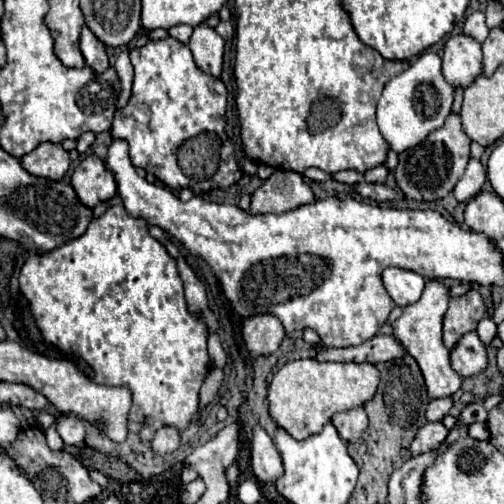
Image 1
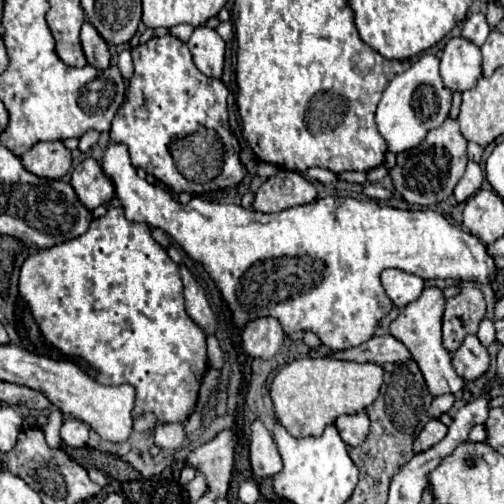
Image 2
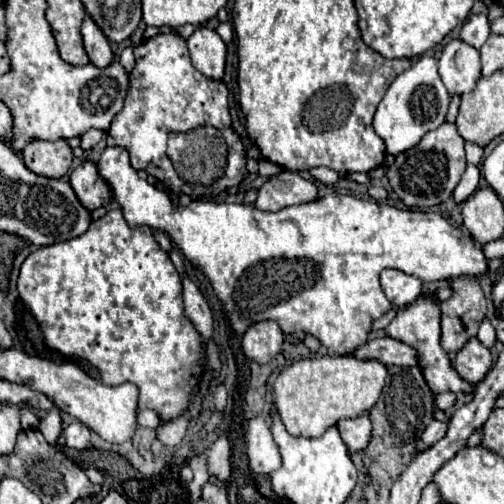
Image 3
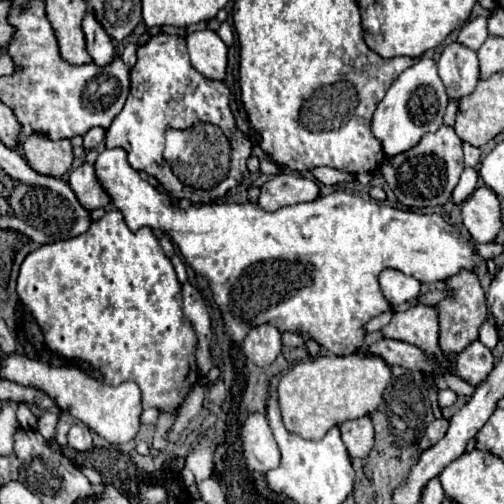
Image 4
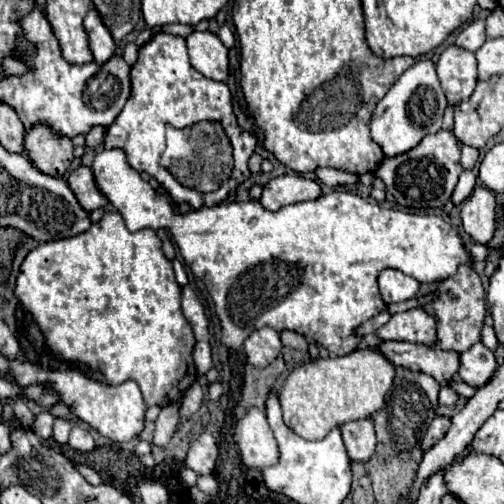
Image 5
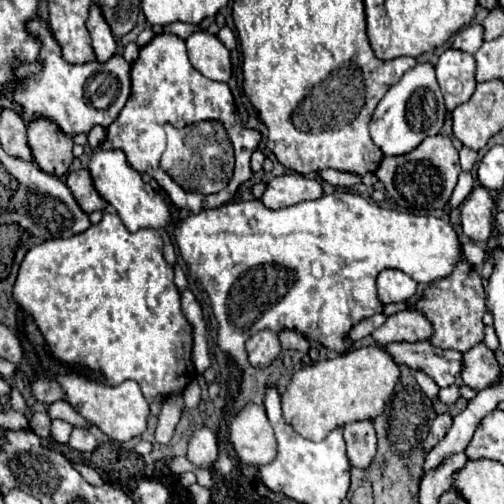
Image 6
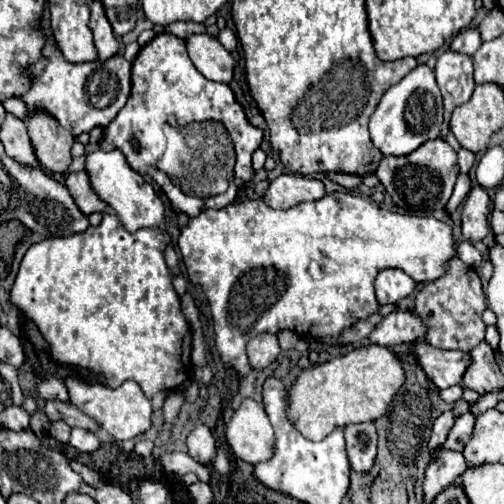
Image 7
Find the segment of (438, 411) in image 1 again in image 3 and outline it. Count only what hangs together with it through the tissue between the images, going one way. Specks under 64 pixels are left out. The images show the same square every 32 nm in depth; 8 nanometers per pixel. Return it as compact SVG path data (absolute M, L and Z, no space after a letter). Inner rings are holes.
M442 392L442 394L438 394L436 400L434 400L434 410L442 410L442 412L444 412L444 410L452 408L454 400L456 400L456 396L454 396L452 392Z

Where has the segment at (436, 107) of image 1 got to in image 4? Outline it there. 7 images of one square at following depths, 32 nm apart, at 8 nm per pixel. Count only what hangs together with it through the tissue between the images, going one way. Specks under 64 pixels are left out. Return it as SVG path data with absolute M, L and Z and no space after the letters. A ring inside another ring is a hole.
M424 56L392 82L392 86L388 88L386 96L374 112L372 132L382 142L384 152L388 156L402 154L414 148L424 134L436 132L442 126L442 116L446 112L448 102L450 98L444 92L444 84L436 72L436 62Z

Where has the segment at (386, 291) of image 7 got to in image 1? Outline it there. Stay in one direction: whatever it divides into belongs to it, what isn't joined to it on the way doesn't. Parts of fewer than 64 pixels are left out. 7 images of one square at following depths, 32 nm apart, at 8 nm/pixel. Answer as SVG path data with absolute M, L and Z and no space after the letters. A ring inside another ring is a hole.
M390 266L382 272L382 282L398 306L408 306L422 296L424 290L424 276L412 270L404 270L398 266Z

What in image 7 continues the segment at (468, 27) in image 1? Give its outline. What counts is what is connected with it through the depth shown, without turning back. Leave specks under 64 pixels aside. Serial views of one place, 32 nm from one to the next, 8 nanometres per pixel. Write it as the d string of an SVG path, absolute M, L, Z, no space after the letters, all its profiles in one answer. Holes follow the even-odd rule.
M466 28L462 32L458 32L450 44L452 50L456 52L462 52L462 54L474 54L482 44L482 38L480 38L480 30L478 28Z

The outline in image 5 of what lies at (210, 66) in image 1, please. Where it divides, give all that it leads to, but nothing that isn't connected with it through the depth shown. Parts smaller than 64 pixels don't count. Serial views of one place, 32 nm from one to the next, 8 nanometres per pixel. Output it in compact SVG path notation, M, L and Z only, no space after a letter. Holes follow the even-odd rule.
M210 30L192 32L186 38L190 64L210 80L226 80L228 76L228 48Z

